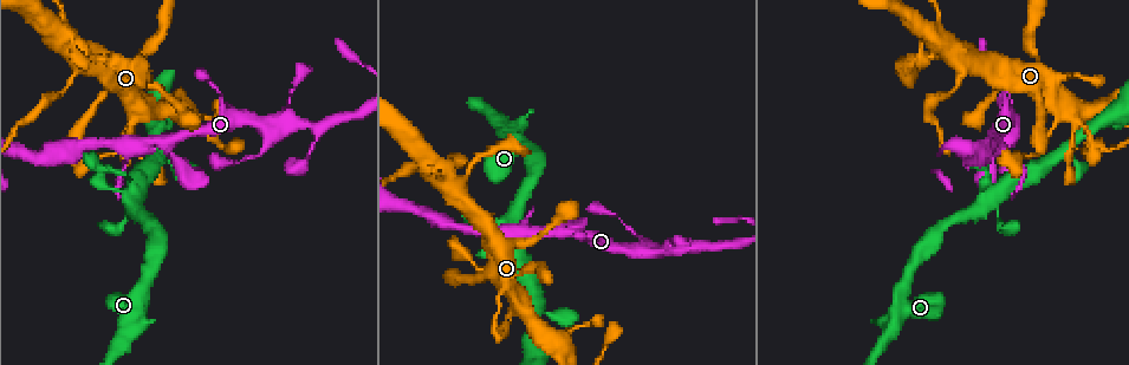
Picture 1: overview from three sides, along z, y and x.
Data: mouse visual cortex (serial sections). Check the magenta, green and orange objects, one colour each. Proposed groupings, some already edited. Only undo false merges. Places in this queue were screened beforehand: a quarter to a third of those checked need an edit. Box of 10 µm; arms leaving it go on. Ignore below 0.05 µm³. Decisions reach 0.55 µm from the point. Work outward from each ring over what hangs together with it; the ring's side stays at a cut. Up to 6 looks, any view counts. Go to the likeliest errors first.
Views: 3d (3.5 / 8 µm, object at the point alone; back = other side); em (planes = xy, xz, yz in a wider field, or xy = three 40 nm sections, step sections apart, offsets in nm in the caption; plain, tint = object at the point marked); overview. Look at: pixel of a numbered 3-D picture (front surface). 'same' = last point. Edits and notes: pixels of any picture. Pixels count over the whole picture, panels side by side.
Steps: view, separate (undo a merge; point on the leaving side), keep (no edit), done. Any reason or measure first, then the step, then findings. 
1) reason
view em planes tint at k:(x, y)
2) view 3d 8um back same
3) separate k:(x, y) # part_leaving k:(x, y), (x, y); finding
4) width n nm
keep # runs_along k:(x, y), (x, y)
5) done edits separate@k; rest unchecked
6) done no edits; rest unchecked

looks like a crossing
view 3d 3.5um at 1:(267, 131)

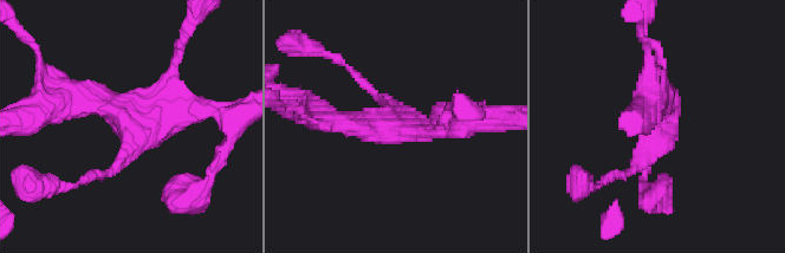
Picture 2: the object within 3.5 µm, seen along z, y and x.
arms 4; arm_widths 200, 200, 250, 300 nm
view em xy step 1 tint at 2:(132, 122)

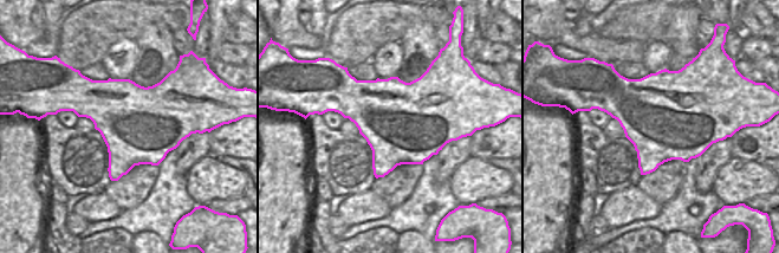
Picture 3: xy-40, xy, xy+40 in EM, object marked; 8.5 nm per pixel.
view em planes tint same

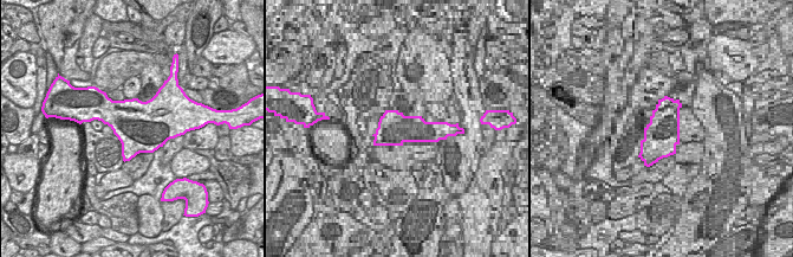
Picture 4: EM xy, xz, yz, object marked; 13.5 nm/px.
width 700 nm
keep # runs_along 2:(58, 99), (135, 124), (207, 110); continuous, no second cell

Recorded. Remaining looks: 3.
a narrow waist
view 3d 3.5um at 1:(948, 95)

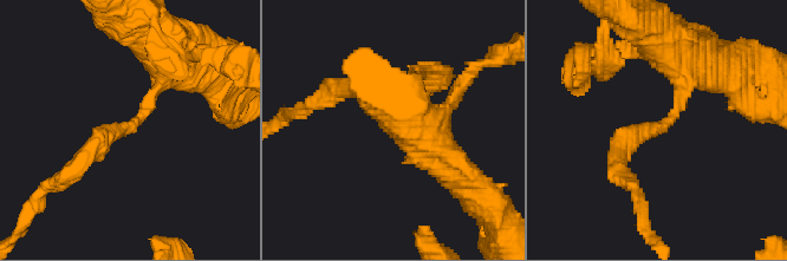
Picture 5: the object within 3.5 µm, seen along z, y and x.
view em planes tint at 5:(659, 125)

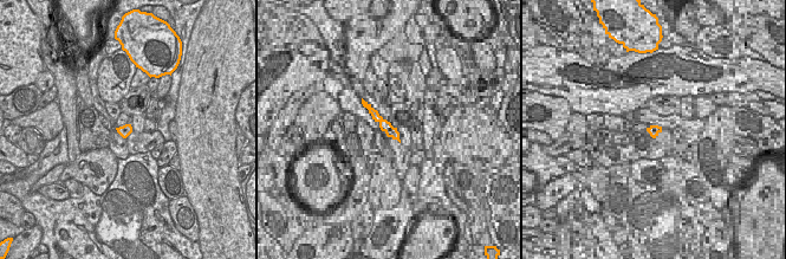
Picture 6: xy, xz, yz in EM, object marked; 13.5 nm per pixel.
separate 5:(644, 136) # part_leaving 5:(669, 119), (623, 144), (626, 181); a second cell is stuck on

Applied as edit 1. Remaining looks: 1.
sharp bend
view 3d 3.5um at 1:(1092, 142)

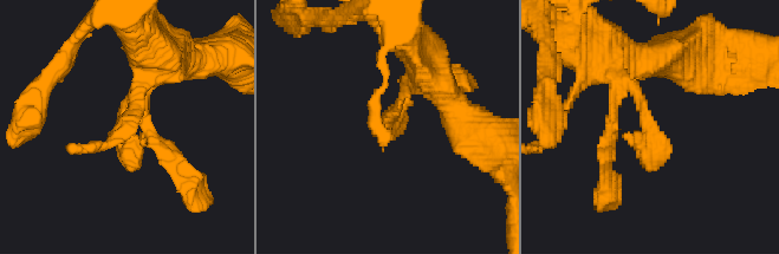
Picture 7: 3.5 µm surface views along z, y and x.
keep # runs_along 7:(608, 70), (650, 124), (647, 142), (623, 135); all the same cell

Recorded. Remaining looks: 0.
done edits separate@5; rest unchecked

